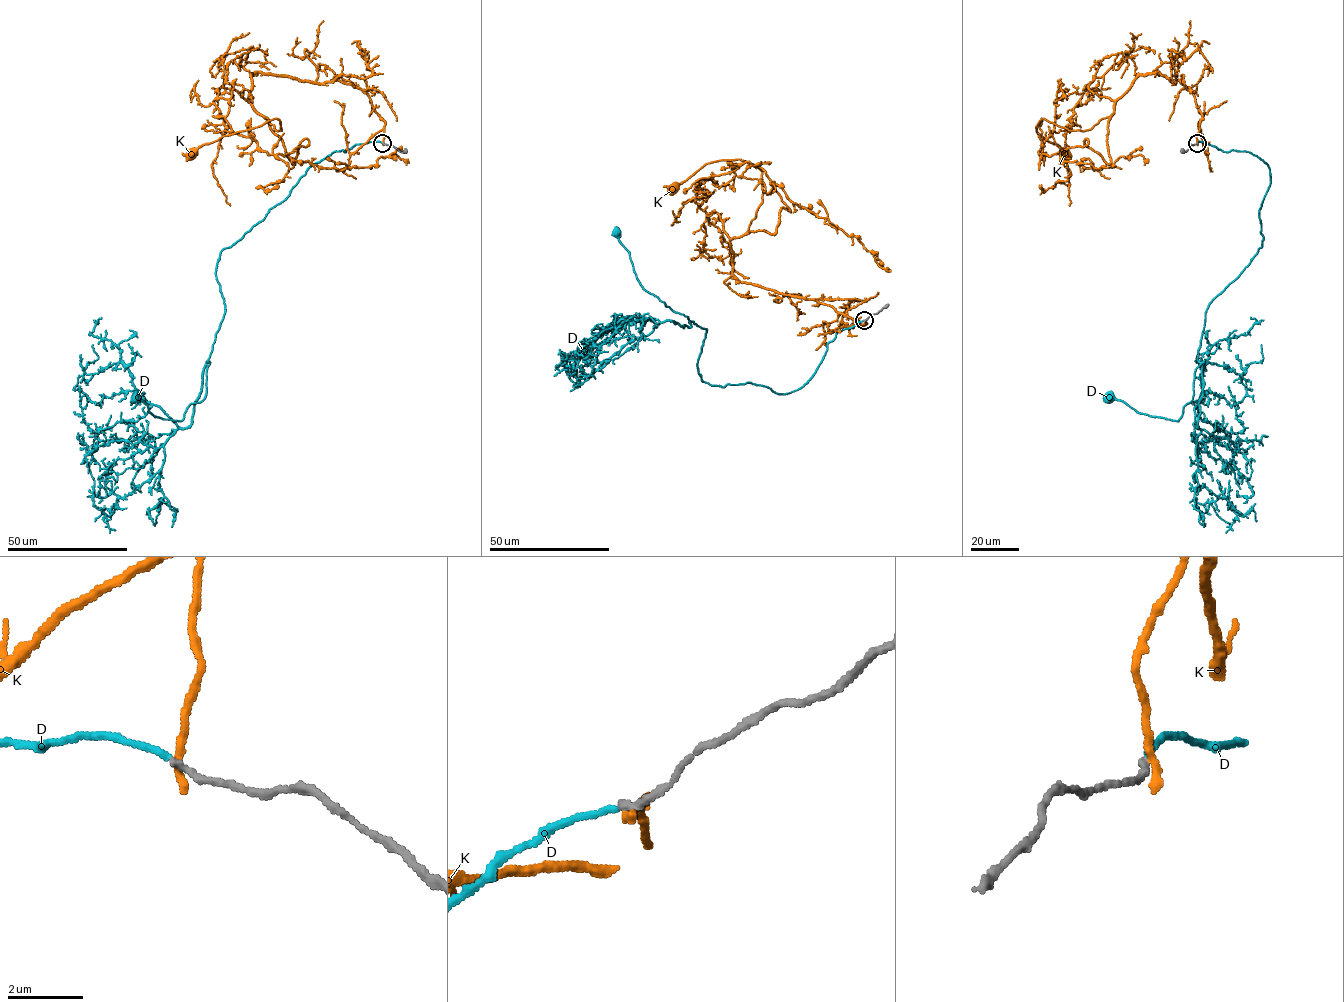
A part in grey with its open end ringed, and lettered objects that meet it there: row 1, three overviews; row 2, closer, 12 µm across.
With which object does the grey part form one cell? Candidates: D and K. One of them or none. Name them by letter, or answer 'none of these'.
D

